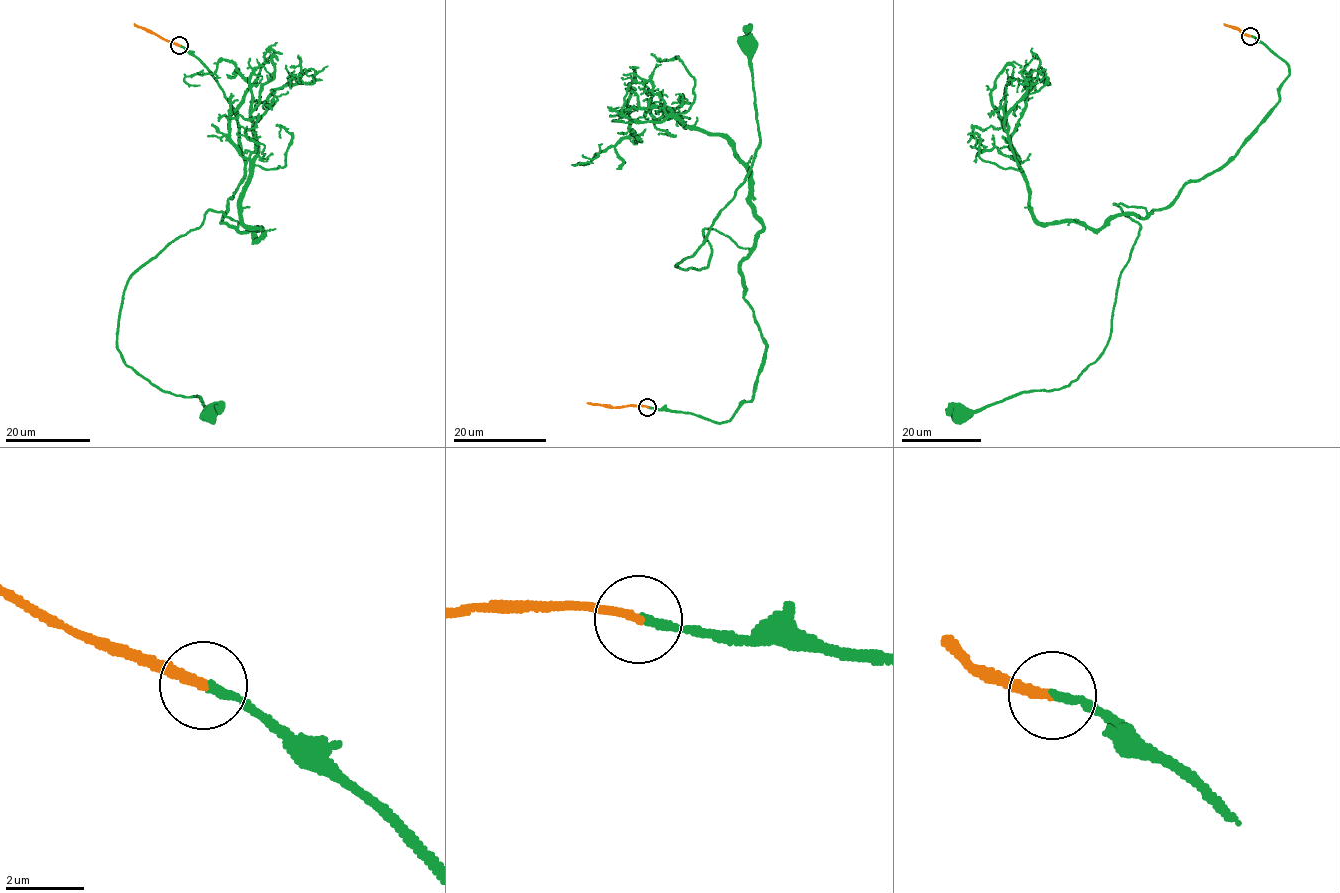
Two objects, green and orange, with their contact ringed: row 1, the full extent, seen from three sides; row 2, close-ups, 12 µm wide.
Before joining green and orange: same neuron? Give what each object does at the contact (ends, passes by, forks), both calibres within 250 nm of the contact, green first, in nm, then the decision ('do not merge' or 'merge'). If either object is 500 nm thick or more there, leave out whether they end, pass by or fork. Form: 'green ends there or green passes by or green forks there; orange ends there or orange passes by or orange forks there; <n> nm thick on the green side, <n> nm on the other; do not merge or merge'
green ends there; orange ends there; 200 nm thick on the green side, 240 nm on the other; merge

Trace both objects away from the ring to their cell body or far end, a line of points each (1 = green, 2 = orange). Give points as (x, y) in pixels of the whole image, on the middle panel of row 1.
1: (648, 407), (729, 420), (766, 357), (749, 248), (703, 230), (707, 267), (676, 266), (759, 143), (746, 43)
2: (647, 407), (587, 403)

